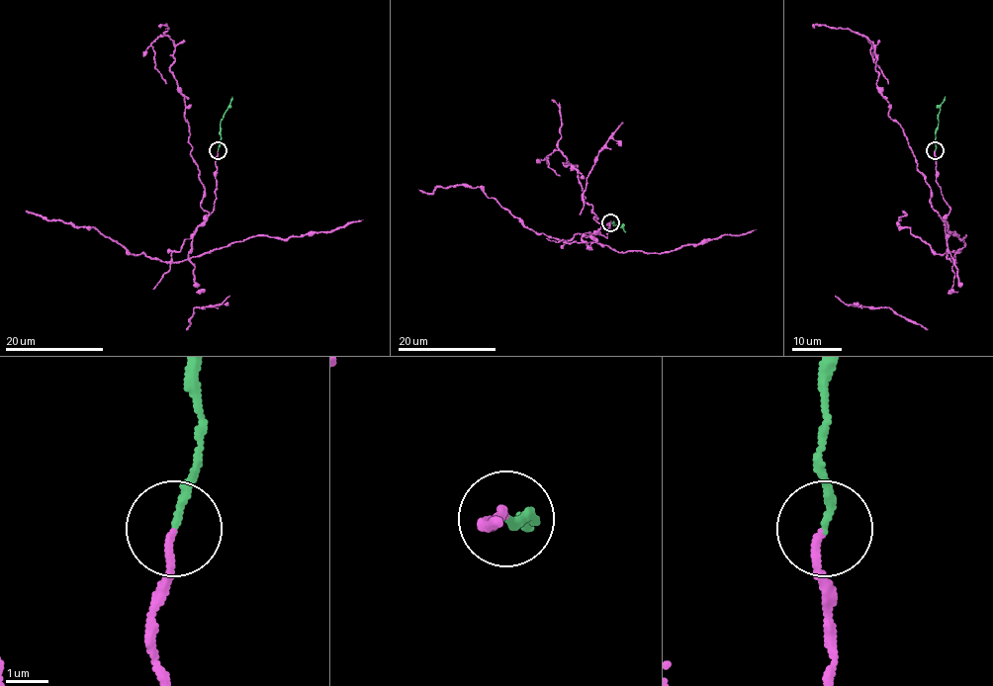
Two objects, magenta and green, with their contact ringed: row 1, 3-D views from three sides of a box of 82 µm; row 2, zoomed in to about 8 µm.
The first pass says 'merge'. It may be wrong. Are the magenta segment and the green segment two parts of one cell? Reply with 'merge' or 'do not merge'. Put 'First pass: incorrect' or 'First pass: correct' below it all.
do not merge
First pass: incorrect

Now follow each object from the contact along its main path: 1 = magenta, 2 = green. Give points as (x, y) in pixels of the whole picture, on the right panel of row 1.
1: (936, 149), (936, 182), (950, 209), (942, 217), (888, 116), (875, 44), (862, 35), (888, 83)
2: (936, 149), (939, 108), (946, 97)

